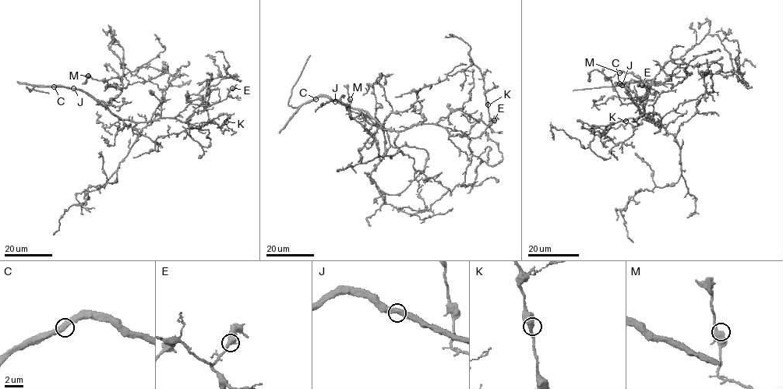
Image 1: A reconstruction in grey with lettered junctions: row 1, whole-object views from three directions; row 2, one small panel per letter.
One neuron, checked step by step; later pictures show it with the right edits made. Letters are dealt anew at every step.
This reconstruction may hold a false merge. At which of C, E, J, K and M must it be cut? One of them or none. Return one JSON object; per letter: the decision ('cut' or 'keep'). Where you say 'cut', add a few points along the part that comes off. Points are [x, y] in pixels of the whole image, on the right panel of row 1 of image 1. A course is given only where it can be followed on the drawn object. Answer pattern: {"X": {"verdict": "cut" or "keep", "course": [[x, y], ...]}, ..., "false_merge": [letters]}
{"C": {"verdict": "keep"}, "E": {"verdict": "keep"}, "J": {"verdict": "keep"}, "K": {"verdict": "keep"}, "M": {"verdict": "keep"}, "false_merge": []}

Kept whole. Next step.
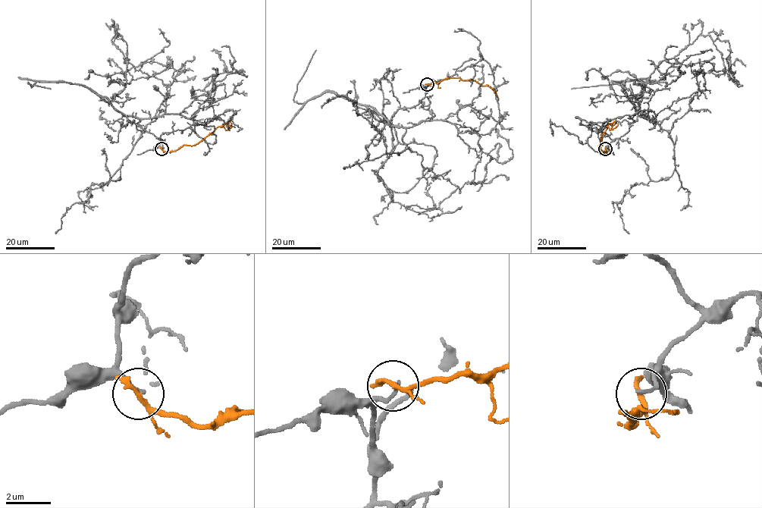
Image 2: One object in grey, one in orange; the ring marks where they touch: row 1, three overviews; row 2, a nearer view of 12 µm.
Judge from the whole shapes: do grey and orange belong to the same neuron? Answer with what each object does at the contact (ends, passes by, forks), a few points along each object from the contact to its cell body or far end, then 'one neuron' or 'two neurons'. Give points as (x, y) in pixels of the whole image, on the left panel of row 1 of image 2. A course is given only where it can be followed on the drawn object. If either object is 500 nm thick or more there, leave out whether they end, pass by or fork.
grey ends there; orange passes by; grey runs (162, 148), (101, 98), (126, 82), (111, 39), (163, 83), (193, 71); orange runs (161, 148), (170, 152), (184, 145), (194, 145), (217, 127), (223, 125), (227, 130), (231, 123); two neurons

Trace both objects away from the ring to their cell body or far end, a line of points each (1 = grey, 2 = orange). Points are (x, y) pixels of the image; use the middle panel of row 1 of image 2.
1: (428, 84), (389, 120), (367, 107), (392, 125), (377, 174), (392, 202), (429, 217), (459, 186)
2: (427, 84), (449, 78), (471, 79), (482, 86), (488, 86), (497, 96)

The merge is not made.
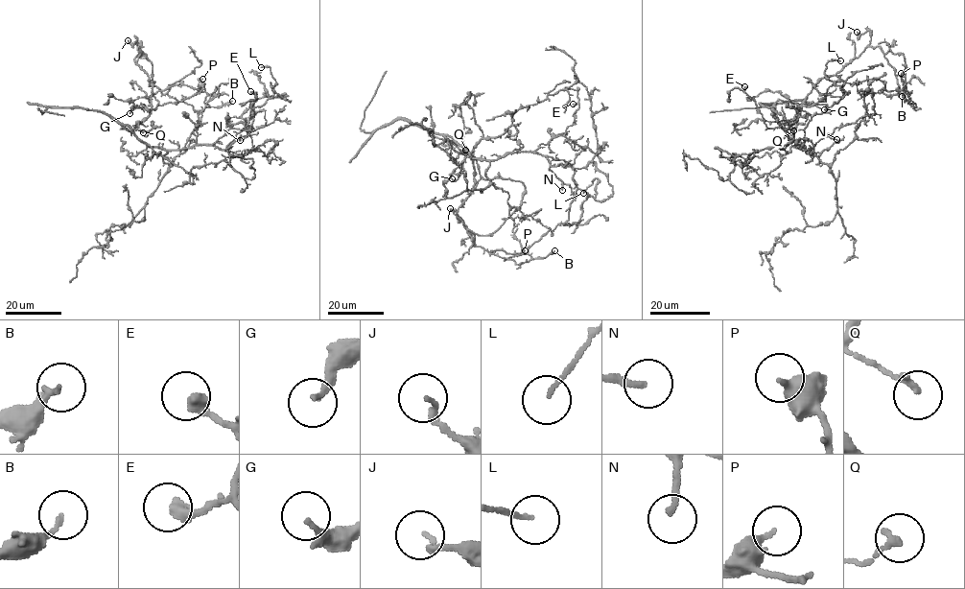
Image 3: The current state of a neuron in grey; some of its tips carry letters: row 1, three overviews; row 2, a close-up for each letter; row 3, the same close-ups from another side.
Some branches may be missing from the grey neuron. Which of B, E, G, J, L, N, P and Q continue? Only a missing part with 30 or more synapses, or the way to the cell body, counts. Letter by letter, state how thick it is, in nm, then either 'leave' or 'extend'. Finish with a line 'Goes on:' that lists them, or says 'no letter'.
B: 150 nm thick; leave
E: 420 nm thick; leave
G: 240 nm thick; leave
J: 160 nm thick; leave
L: 110 nm thick; leave
N: 200 nm thick; leave
P: 320 nm thick; leave
Q: 200 nm thick; leave
Goes on: no letter

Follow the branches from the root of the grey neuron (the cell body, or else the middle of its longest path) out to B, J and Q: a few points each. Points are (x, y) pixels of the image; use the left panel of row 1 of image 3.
B: (125, 129), (151, 108), (138, 54), (151, 62), (153, 84), (196, 110), (232, 101)
J: (125, 129), (131, 130), (149, 114), (152, 90), (152, 82), (135, 62), (137, 39), (133, 43), (128, 40)
Q: (125, 129), (143, 132)

